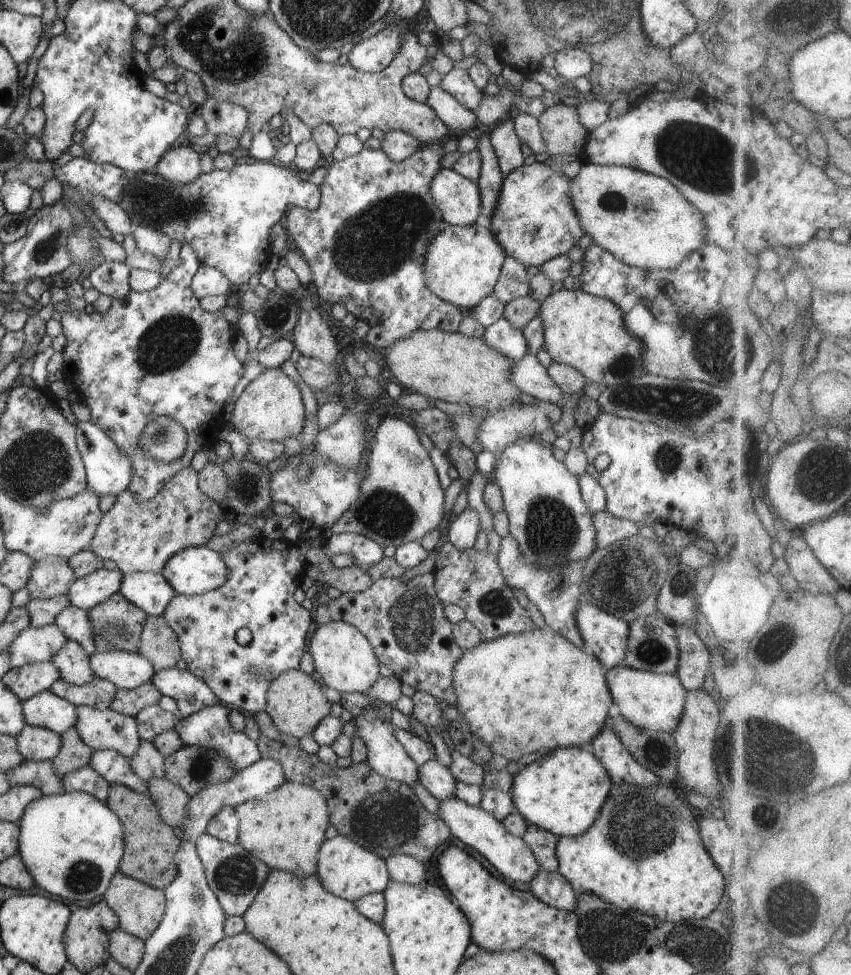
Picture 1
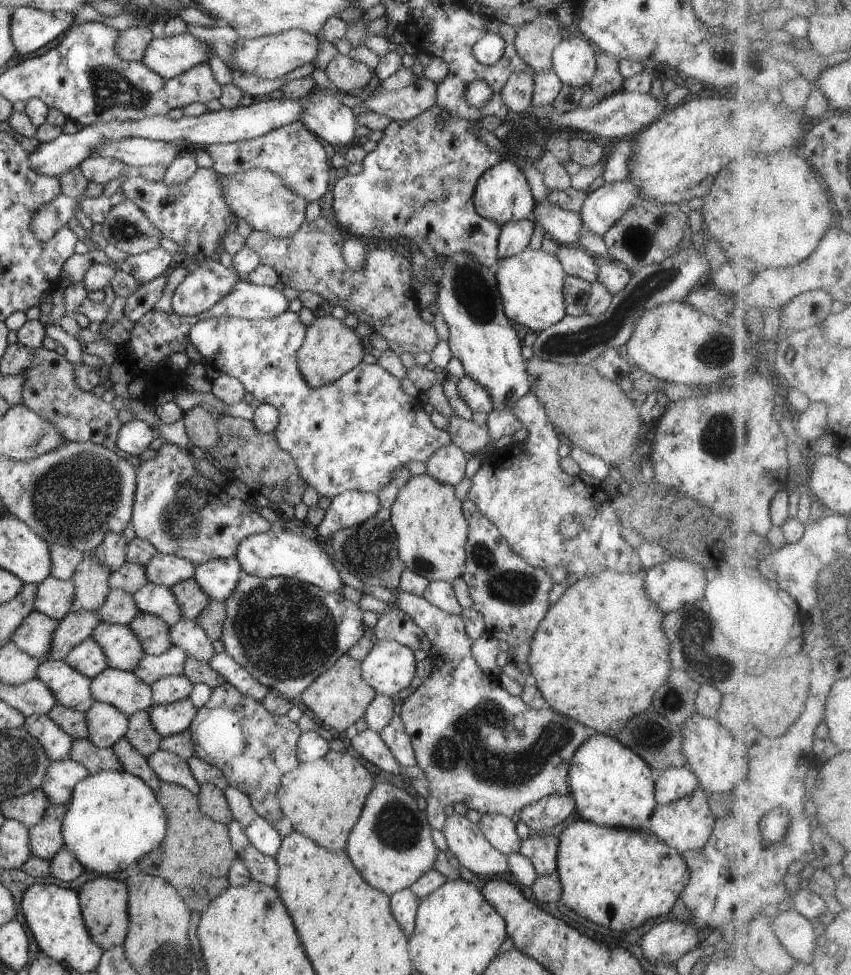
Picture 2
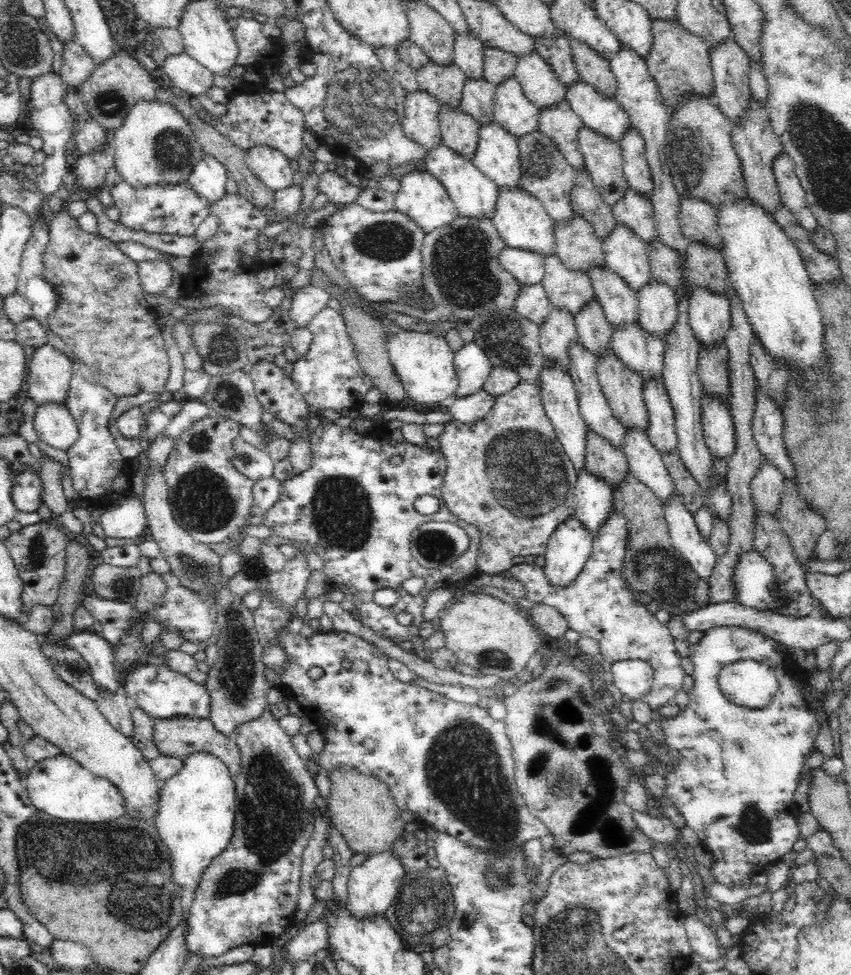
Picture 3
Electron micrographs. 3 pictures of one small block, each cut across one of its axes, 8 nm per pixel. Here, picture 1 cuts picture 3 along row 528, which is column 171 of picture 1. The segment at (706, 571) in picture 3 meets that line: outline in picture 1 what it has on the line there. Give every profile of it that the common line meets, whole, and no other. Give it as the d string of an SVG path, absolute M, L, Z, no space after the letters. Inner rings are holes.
M177 667L155 672L150 682L161 692L161 696L174 698L180 719L219 703L218 697L200 677Z

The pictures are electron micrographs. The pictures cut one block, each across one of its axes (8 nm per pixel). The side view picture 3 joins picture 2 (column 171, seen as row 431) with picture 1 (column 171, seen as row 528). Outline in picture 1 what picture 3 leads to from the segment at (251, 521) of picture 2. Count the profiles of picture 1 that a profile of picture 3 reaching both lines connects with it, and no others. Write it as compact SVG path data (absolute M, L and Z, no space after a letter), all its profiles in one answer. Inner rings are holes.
M188 466L177 472L149 501L138 502L130 491L122 491L116 497L112 508L103 514L89 549L103 561L116 562L118 570L124 575L136 571L160 573L166 561L180 549L203 546L213 537L212 532L216 524L224 519L226 512L224 505L208 498L197 484L198 472Z

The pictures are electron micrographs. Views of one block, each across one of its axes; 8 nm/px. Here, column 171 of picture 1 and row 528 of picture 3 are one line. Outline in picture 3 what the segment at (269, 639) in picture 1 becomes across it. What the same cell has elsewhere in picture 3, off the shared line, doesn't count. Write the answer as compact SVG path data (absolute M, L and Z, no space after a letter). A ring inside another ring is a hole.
M612 506L610 516L593 538L592 556L586 560L576 580L566 588L554 588L544 574L544 567L535 564L514 564L508 574L526 585L526 597L530 601L556 608L571 630L596 639L600 643L600 659L611 663L635 659L648 663L654 670L655 687L640 700L658 709L674 700L678 692L683 690L683 680L687 674L680 665L681 657L676 651L671 631L656 620L646 605L636 604L635 592L627 587L623 577L629 535L627 520Z

